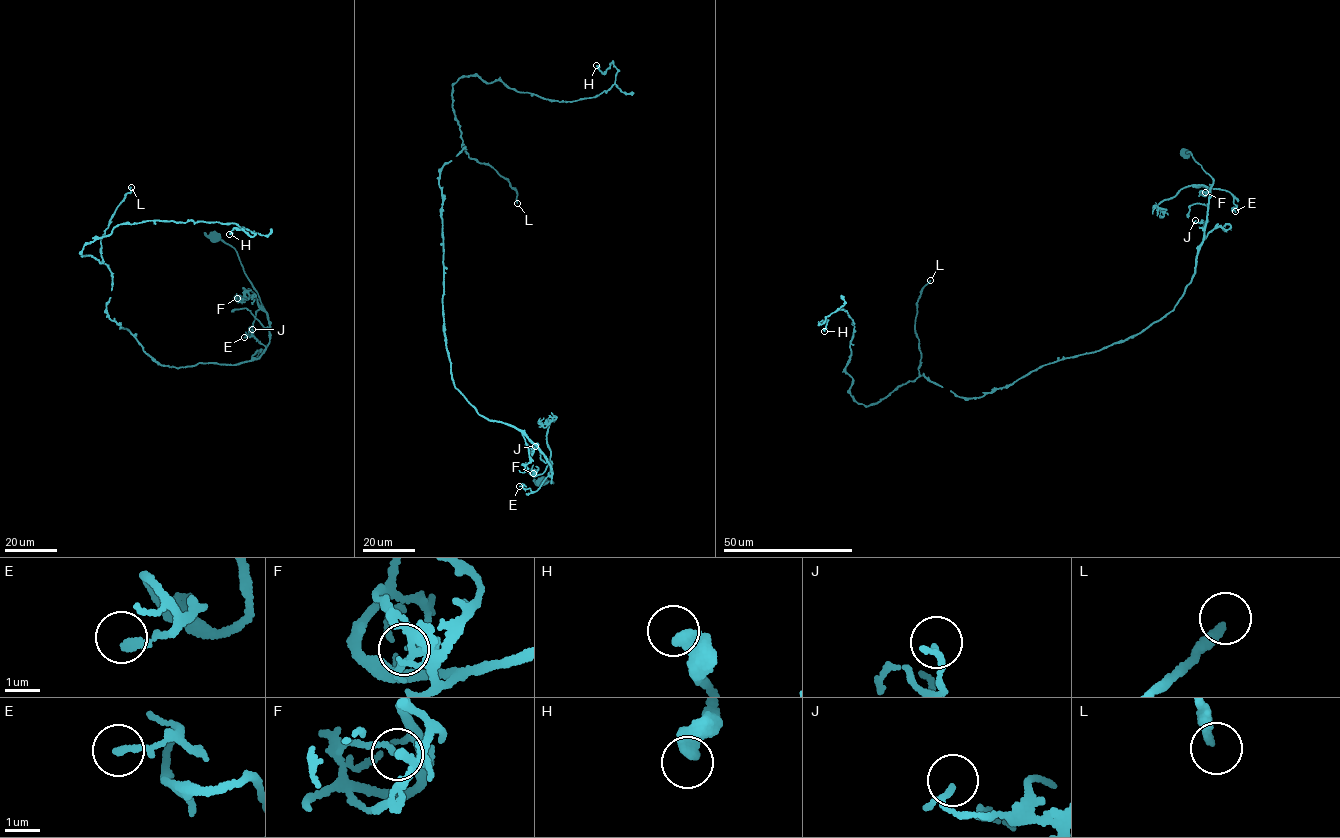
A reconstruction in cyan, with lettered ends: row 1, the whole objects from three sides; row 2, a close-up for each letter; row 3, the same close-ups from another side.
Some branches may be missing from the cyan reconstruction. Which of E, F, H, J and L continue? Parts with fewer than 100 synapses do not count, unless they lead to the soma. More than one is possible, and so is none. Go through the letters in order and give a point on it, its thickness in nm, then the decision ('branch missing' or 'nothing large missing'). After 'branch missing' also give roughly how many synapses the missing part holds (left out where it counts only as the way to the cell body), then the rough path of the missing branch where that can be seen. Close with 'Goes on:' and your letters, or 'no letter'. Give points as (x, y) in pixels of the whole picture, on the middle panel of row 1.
E: place (519, 486); calibre 200 nm; nothing large missing
F: place (533, 473); calibre 130 nm; nothing large missing
H: place (596, 65); calibre 480 nm; nothing large missing
J: place (535, 446); calibre 120 nm; nothing large missing
L: place (517, 203); calibre 280 nm; branch missing; 140 synapses; course (517, 203), (520, 228), (535, 241), (543, 286), (549, 282), (572, 285), (589, 300), (584, 322), (552, 328)
Goes on: L

